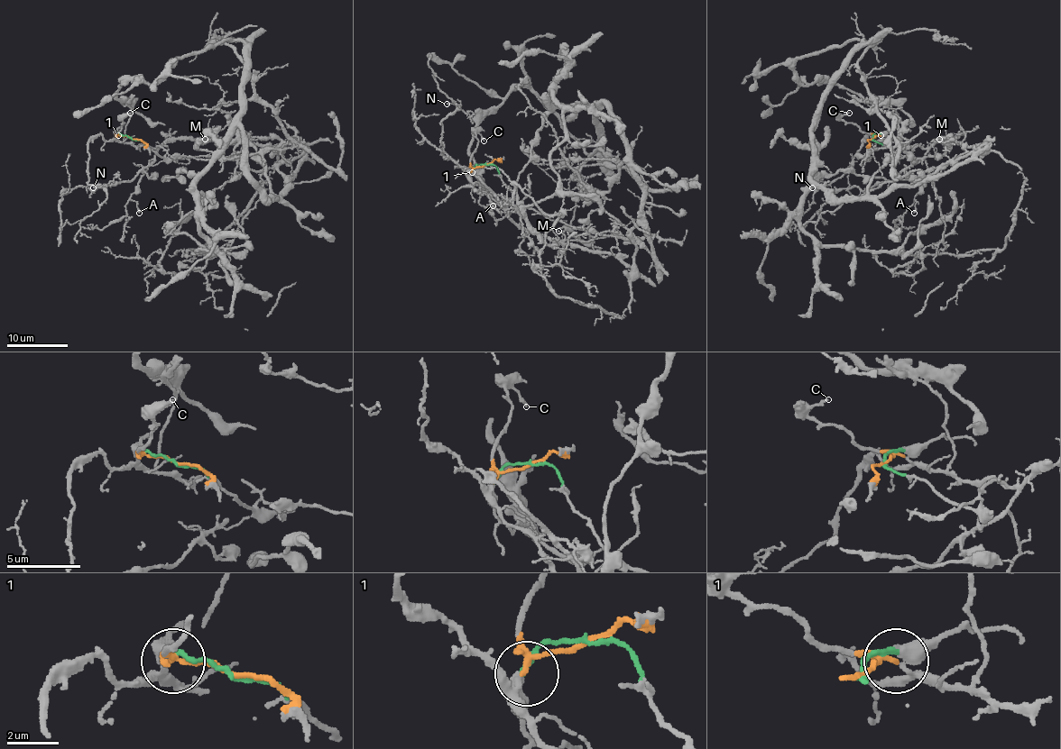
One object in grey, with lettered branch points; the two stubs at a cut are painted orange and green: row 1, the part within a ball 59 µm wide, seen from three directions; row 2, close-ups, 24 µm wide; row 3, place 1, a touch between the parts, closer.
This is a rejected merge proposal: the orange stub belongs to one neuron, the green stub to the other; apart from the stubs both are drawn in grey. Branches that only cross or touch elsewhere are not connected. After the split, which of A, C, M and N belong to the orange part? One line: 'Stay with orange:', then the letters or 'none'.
Stay with orange: A, C, N

